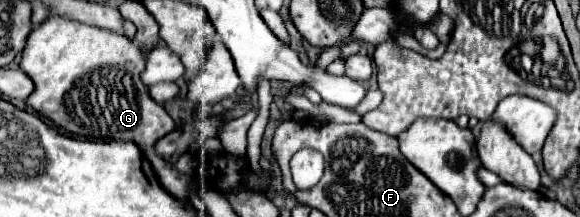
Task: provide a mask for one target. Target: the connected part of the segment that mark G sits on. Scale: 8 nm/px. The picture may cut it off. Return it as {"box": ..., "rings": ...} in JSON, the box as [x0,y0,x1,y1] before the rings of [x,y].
{"box":[19,16,193,200],"rings":[[[49,16],[47,22],[31,30],[19,68],[35,84],[35,90],[27,98],[29,108],[77,138],[93,142],[131,140],[139,144],[145,148],[161,186],[179,200],[189,198],[189,190],[193,188],[191,176],[175,170],[171,162],[155,152],[155,142],[173,132],[175,124],[141,82],[145,58],[127,36]]]}

